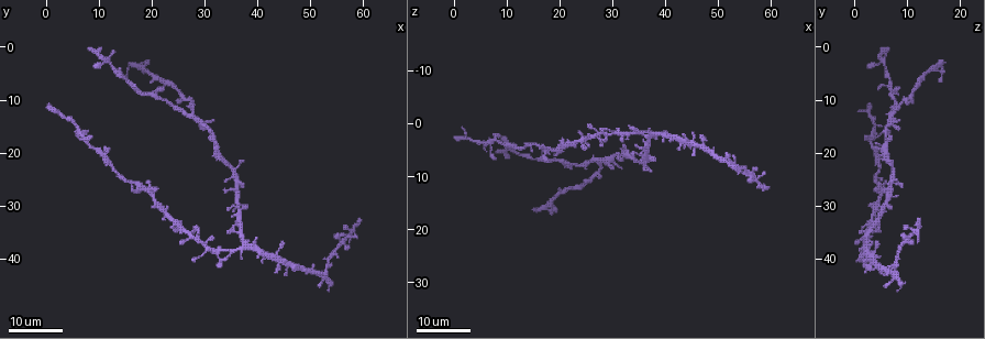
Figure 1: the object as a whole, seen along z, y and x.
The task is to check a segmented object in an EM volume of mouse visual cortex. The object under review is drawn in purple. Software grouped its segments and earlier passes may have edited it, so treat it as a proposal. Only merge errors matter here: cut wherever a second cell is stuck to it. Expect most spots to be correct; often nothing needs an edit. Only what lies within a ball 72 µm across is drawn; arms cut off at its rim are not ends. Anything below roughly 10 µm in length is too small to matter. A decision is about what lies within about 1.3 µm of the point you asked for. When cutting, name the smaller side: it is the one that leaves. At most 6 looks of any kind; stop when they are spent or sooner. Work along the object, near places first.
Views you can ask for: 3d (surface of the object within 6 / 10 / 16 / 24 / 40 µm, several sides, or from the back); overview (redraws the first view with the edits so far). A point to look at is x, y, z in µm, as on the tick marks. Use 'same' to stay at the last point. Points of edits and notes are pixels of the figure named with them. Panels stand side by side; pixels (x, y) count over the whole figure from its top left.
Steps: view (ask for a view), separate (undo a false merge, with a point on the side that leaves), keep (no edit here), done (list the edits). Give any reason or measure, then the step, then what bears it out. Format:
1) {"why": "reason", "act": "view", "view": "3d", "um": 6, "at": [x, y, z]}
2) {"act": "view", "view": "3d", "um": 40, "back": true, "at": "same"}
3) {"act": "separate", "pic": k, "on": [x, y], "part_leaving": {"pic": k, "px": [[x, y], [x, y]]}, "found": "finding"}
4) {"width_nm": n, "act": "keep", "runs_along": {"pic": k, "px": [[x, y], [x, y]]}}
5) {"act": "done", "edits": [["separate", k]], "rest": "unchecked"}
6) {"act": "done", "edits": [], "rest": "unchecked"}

{"why": "four-way junction", "act": "view", "view": "3d", "um": 24, "at": [22.5, 31.5, 4.0]}

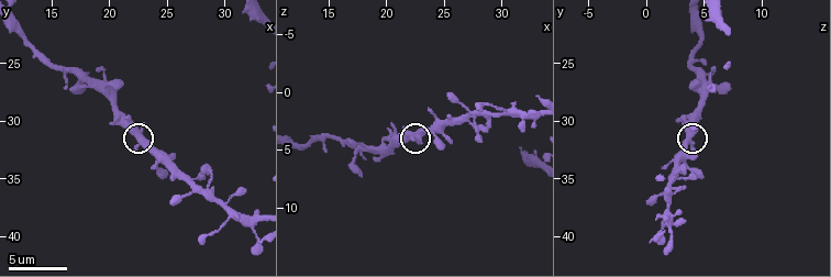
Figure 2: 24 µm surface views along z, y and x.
{"act": "view", "view": "3d", "um": 10, "at": [22.4, 31.4, 4.0]}

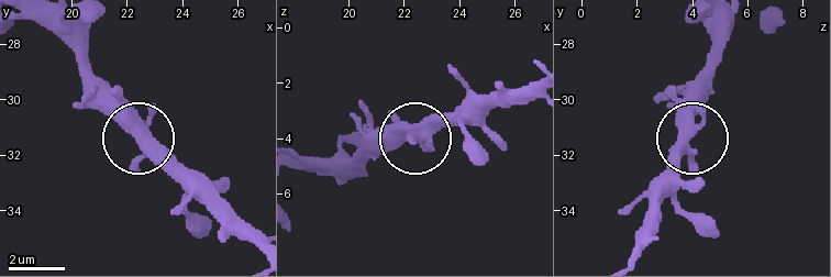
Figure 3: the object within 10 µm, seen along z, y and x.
{"act": "keep", "runs_along": {"pic": 3, "px": [[634, 257], [651, 187], [691, 130], [691, 82]]}, "found": "one cell here"}

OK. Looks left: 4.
{"why": "side arm on a straight run", "act": "view", "view": "3d", "um": 16, "at": [37.0, 38.5, 1.5]}

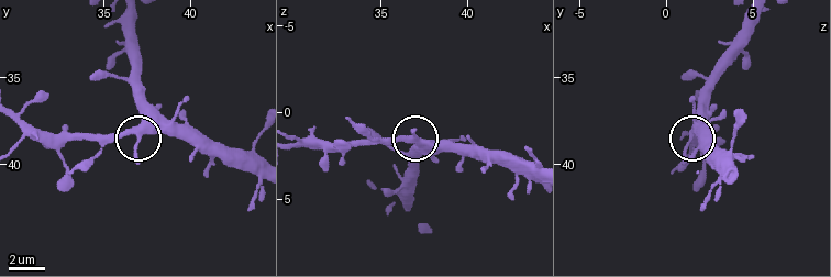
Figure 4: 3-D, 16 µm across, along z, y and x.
{"act": "view", "view": "3d", "um": 10, "at": "same"}

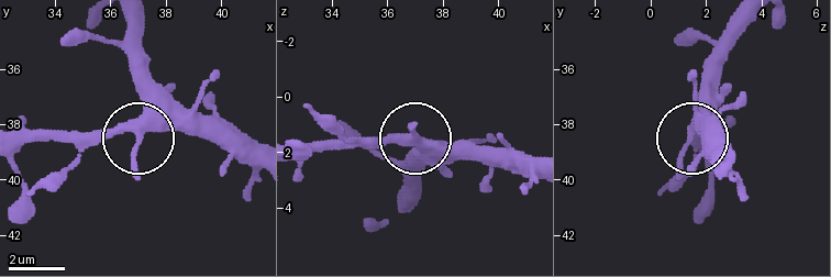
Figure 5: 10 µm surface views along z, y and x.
{"act": "keep", "runs_along": {"pic": 5, "px": [[730, 48], [694, 134], [704, 132]]}, "found": "continuous, no second cell"}

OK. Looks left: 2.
{"act": "view", "view": "3d", "um": 16, "at": [27.5, 13.0, 7.5]}

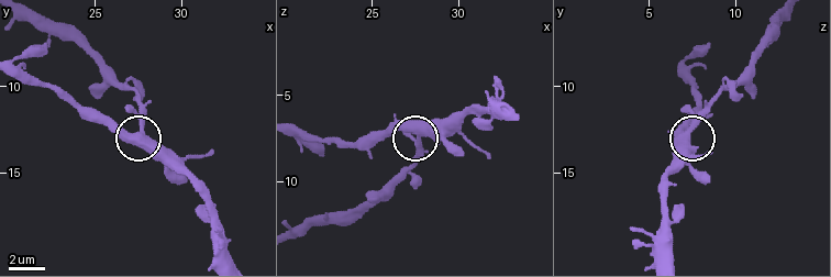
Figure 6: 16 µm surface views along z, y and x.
{"why": "closer look", "act": "view", "view": "3d", "um": 6, "at": [27.4, 12.9, 7.1]}

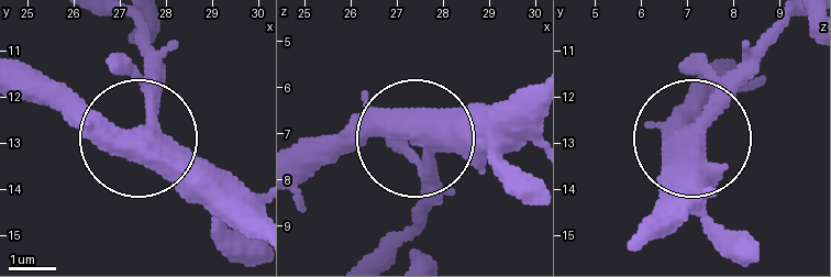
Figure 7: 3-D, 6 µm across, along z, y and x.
{"act": "keep", "found": "continuous, no second cell"}

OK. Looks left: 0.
{"act": "done", "edits": [], "rest": "unchecked"}

